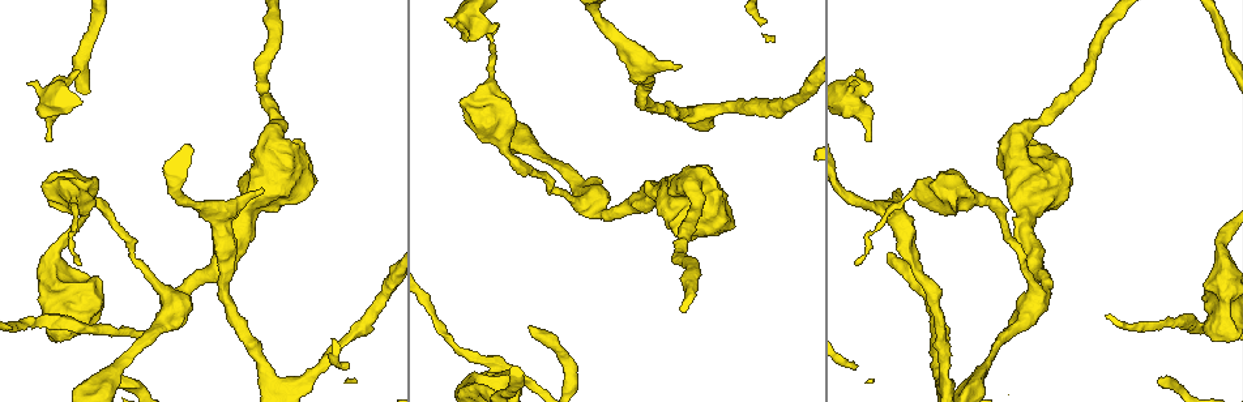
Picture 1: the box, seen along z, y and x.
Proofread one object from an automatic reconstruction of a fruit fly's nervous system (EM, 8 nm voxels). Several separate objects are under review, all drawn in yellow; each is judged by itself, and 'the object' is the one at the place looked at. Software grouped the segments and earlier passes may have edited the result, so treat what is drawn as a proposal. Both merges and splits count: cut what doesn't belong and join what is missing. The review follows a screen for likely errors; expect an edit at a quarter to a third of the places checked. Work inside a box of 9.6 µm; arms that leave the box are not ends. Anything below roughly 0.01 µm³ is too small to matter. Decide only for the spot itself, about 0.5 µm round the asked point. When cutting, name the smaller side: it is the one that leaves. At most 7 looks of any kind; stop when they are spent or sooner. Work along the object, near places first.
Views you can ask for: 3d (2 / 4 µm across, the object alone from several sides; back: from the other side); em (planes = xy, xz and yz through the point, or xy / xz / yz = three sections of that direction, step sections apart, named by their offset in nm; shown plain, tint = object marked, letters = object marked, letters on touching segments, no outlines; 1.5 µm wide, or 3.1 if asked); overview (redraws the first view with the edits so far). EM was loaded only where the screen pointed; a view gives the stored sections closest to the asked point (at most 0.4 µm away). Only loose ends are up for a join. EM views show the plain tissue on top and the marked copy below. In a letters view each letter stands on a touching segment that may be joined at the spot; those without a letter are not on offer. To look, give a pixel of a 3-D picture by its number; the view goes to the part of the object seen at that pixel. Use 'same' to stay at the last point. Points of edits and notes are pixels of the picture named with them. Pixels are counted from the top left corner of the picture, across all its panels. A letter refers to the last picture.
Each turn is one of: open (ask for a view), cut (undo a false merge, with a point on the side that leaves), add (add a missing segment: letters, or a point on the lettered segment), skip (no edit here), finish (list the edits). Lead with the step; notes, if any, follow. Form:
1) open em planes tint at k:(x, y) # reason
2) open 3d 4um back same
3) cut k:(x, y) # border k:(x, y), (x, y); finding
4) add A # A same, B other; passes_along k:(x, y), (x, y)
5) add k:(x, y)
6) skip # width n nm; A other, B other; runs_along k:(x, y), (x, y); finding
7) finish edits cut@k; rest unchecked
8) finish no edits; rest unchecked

open em planes letters at 1:(1206, 327)

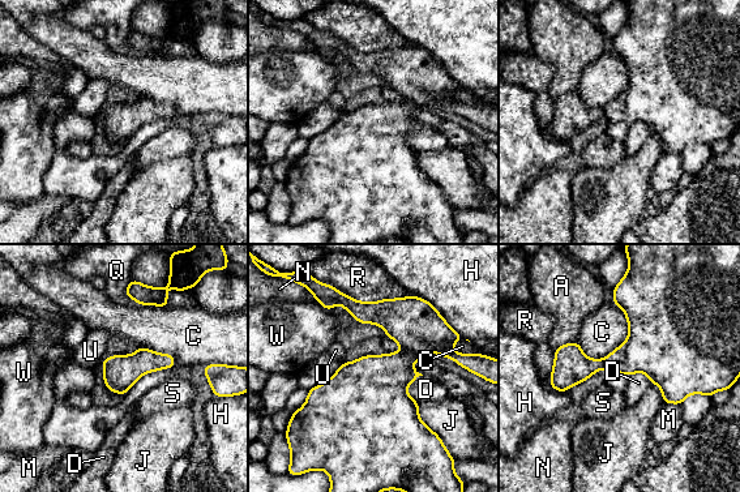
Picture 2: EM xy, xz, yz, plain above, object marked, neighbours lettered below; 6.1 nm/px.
cut 2:(413, 322) # width 220 nm; A other, C other, D other, H other, J other, M other, N other, Q other, R other, S other, U other, W other; part_leaving 2:(338, 300), (401, 317), (450, 355); two neurons meet here

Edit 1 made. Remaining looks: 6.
open overview # redraw

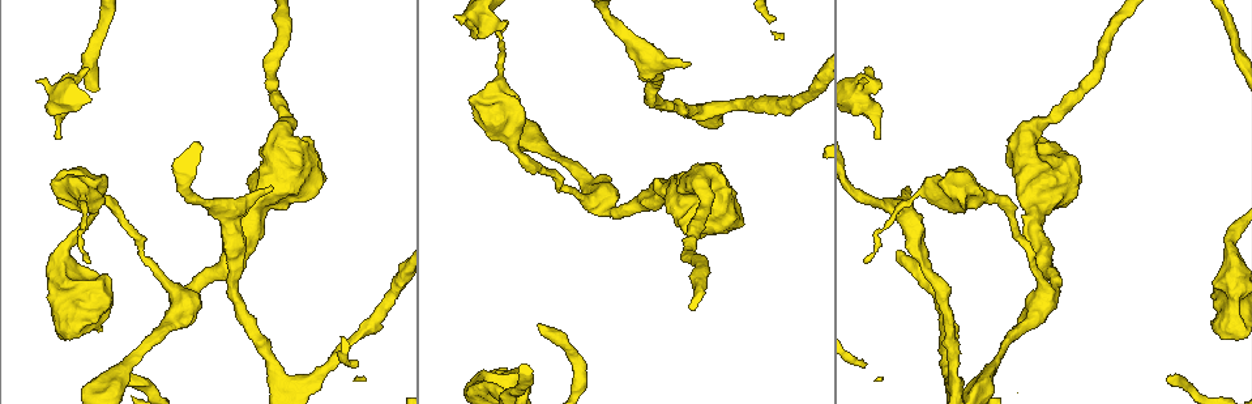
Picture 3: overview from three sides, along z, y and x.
open 3d 2um at 3:(272, 186) # an open end

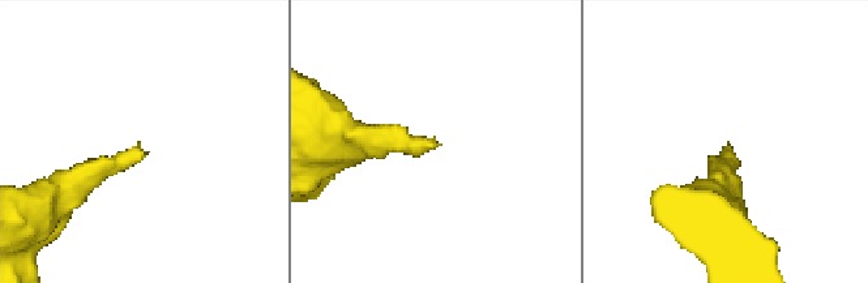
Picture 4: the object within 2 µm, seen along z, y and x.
open em yz step 4 tint at 4:(432, 143) # now the EM

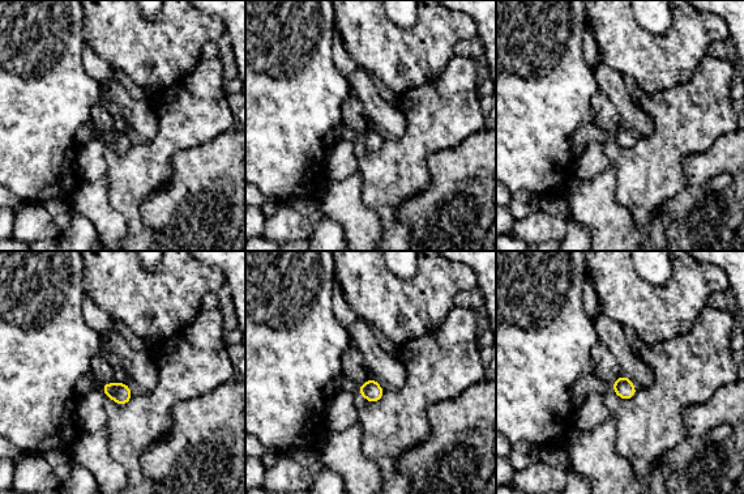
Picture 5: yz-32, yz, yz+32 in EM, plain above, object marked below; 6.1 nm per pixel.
open em xy step 8 letters same # cut it another way

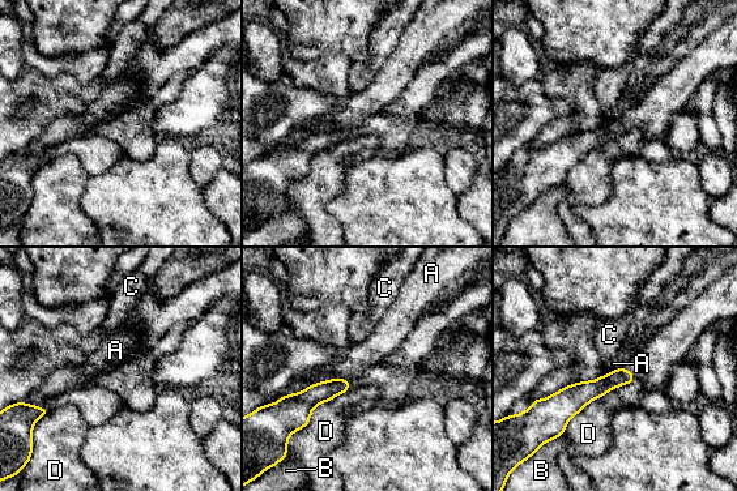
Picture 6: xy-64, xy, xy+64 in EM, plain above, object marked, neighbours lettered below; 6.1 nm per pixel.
skip # A other, B other, C other, D other; no lettered segment goes on from it

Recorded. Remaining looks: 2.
finish edits cut@2; rest unchecked

